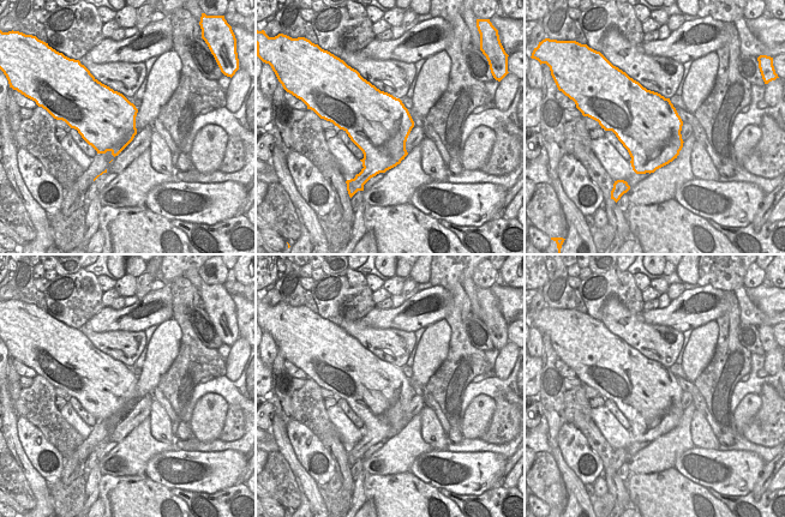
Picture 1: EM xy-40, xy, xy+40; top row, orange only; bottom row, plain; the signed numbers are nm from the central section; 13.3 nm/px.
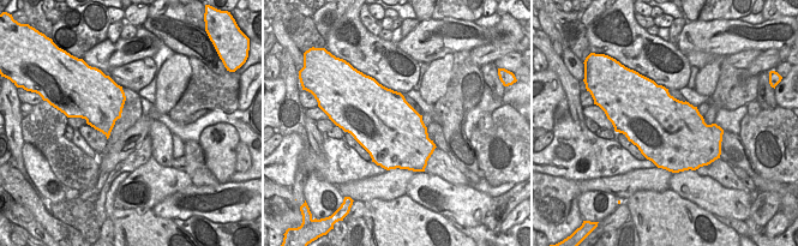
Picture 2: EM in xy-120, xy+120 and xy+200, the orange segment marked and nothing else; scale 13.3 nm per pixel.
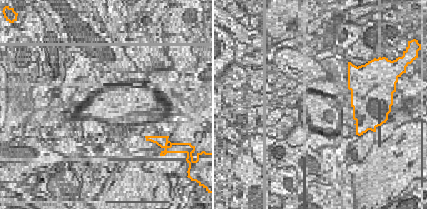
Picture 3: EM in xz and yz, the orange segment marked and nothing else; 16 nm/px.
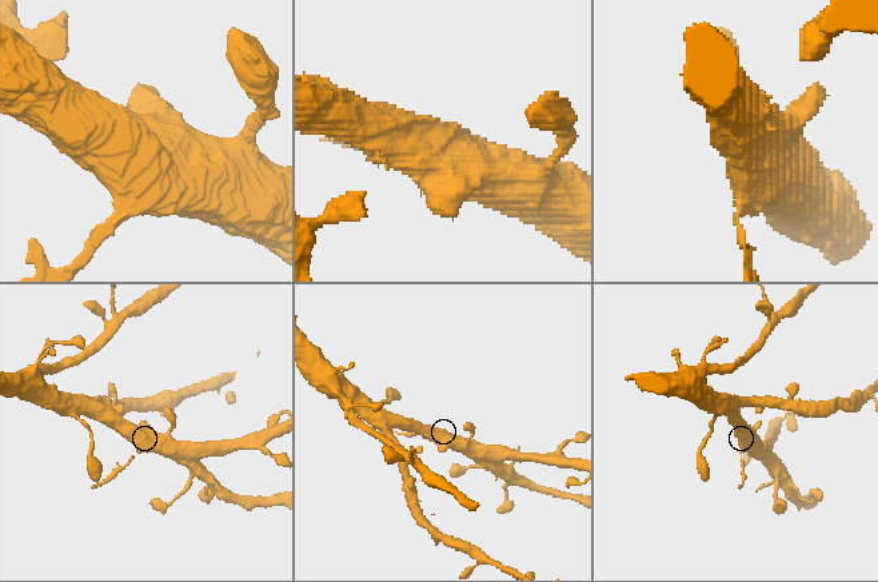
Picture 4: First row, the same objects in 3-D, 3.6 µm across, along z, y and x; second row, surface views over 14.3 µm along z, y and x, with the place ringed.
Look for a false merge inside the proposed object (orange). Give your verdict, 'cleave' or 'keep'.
cleave

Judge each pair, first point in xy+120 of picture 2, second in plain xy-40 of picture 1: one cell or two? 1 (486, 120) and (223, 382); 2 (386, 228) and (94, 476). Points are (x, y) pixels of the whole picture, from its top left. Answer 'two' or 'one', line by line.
1: two
2: two

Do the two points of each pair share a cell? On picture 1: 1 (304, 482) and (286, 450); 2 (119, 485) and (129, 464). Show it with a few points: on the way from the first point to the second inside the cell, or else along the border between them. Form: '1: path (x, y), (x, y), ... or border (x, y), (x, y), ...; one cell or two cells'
1: path (300, 474), (291, 458); one cell
2: border (144, 473), (135, 475), (102, 475); two cells

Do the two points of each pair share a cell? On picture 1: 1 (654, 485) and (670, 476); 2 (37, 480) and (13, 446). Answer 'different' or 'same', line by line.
1: same
2: same

